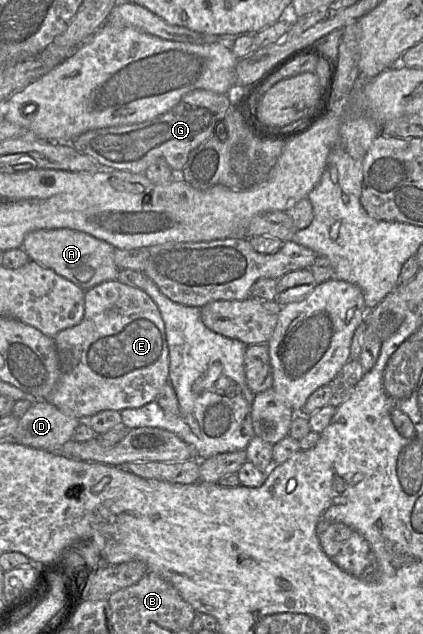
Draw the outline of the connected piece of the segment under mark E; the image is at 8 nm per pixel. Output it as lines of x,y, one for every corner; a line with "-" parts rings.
116,280
105,281
85,291
84,295
84,317
82,321
73,327
64,329
53,337
59,360
59,378
46,401
57,407
68,416
85,421
89,417
104,410
121,411
126,408
138,408
151,401
156,400
159,392
169,379
169,347
166,338
165,326
161,313
156,303
144,291

